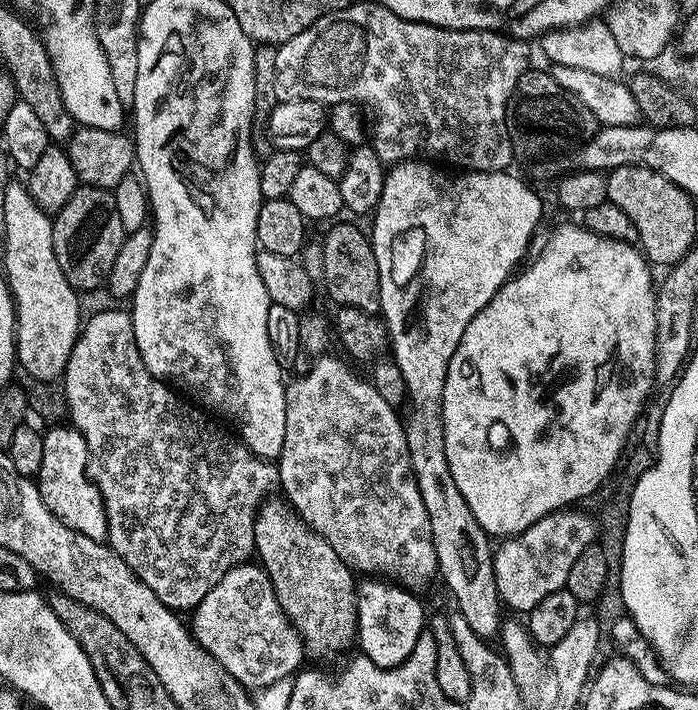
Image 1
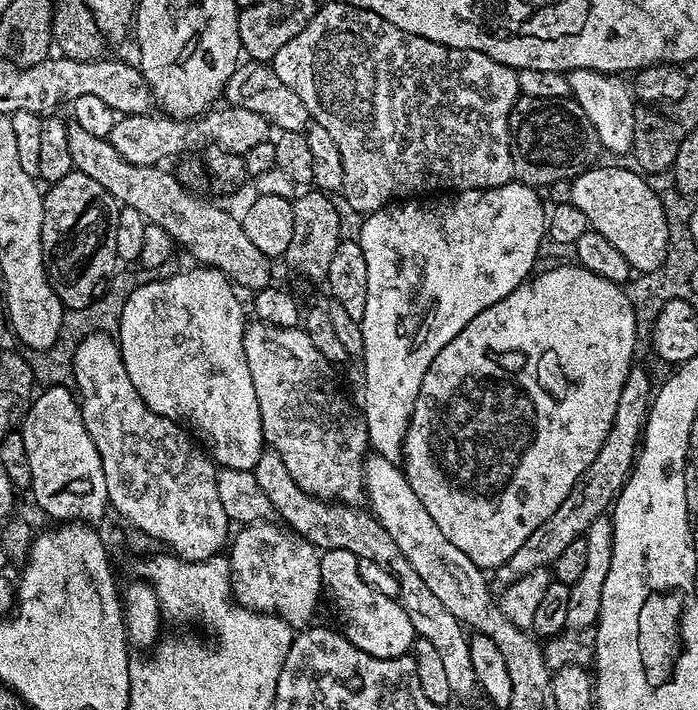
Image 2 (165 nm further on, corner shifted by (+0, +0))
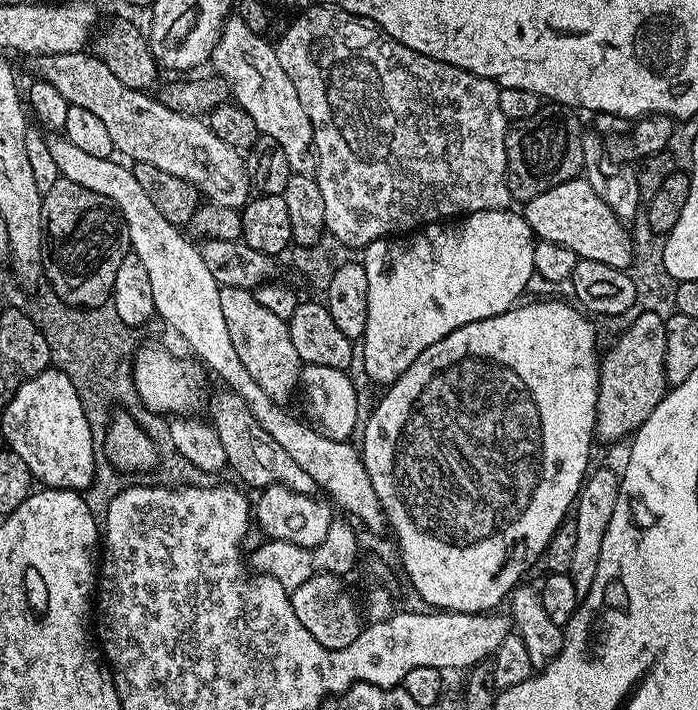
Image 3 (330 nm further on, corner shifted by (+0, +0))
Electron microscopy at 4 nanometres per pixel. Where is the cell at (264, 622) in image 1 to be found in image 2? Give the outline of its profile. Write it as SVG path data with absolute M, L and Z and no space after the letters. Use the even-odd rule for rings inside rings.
M257 520L254 524L245 524L237 536L235 533L231 537L232 598L252 612L280 616L293 630L303 630L313 623L316 603L320 596L322 600L320 552L287 527L272 523Z

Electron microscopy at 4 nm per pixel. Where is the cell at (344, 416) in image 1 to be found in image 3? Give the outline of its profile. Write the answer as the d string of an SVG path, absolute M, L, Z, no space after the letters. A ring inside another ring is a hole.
M221 288L220 292L227 329L247 373L258 382L258 386L270 399L286 401L292 391L292 395L297 391L302 367L298 350L294 350L294 342L290 342L288 321L278 318L278 314L270 314L270 310L266 310L262 302L258 302L255 291L246 288Z

